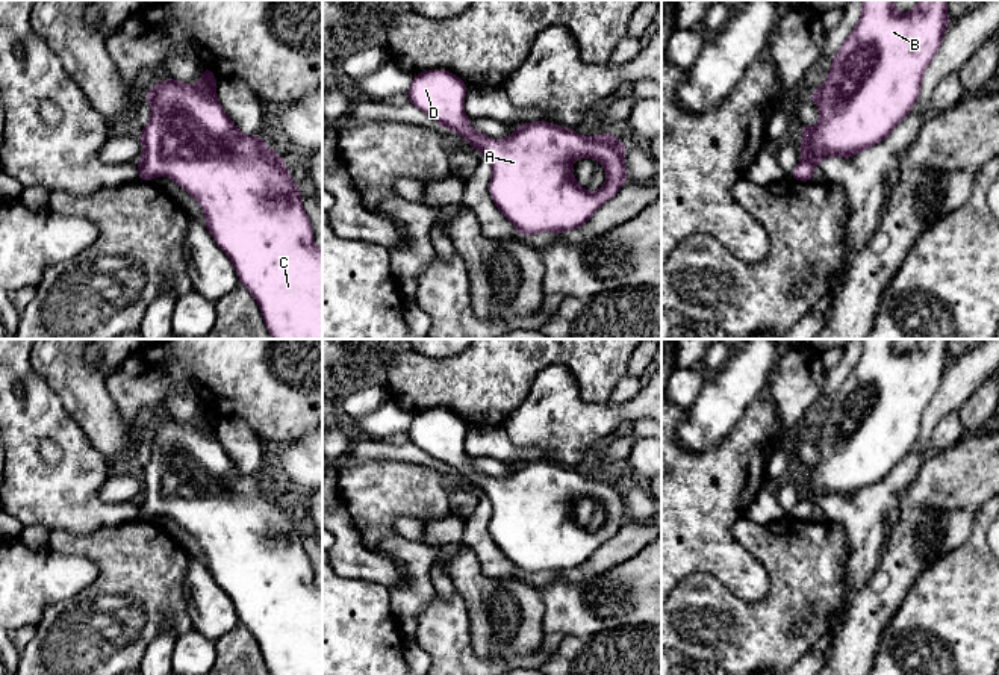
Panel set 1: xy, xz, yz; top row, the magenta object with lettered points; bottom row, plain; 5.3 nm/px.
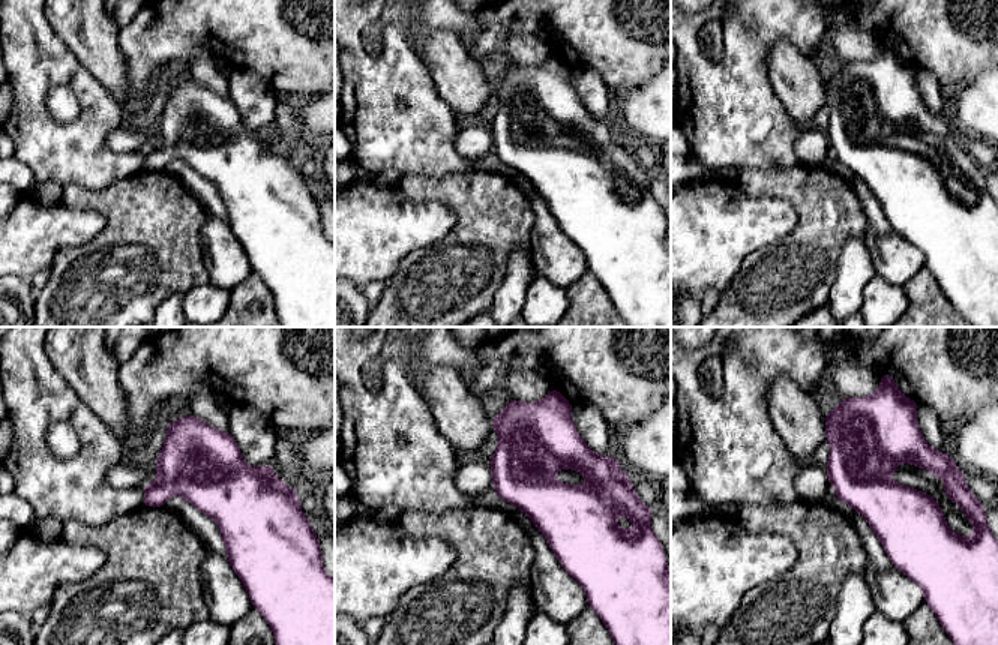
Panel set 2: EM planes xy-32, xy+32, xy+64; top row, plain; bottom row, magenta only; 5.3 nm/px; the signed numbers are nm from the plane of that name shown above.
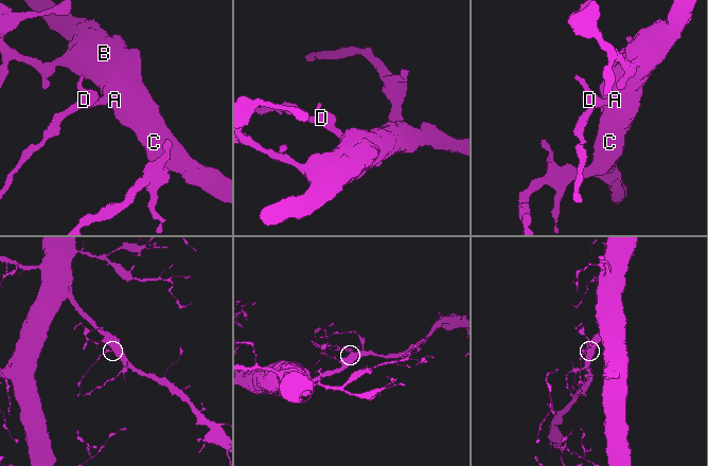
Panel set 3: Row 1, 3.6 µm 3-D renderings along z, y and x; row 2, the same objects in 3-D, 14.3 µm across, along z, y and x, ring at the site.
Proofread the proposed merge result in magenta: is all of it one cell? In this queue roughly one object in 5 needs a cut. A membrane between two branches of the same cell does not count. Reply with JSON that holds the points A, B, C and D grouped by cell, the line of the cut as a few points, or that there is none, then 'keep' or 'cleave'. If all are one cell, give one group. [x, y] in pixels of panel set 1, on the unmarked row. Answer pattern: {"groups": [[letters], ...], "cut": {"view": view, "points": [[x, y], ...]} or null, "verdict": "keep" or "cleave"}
{"groups": [["A", "B", "C", "D"]], "cut": null, "verdict": "keep"}

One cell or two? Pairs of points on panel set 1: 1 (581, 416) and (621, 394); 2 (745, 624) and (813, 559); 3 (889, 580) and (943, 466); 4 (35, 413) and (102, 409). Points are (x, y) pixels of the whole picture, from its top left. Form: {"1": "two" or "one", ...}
{"1": "two", "2": "one", "3": "one", "4": "two"}

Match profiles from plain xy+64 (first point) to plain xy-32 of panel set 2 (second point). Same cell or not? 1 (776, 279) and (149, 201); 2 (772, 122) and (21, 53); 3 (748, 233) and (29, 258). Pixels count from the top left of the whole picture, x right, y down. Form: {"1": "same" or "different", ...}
{"1": "same", "2": "same", "3": "same"}

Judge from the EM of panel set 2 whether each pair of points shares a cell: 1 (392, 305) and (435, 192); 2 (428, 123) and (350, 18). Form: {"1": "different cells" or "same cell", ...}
{"1": "same cell", "2": "same cell"}

